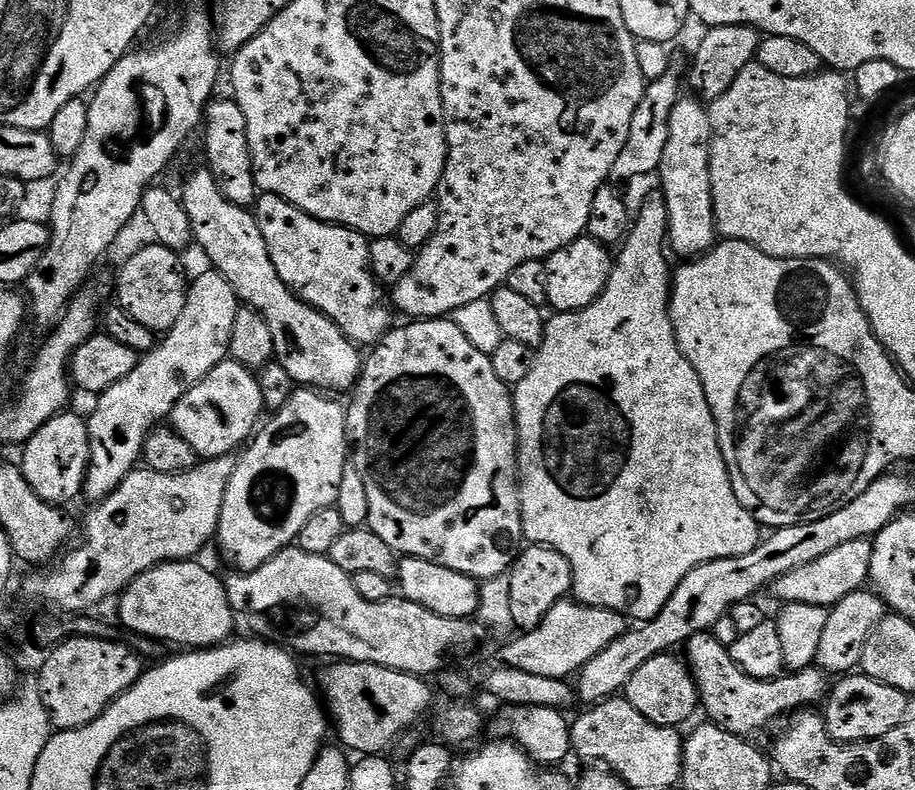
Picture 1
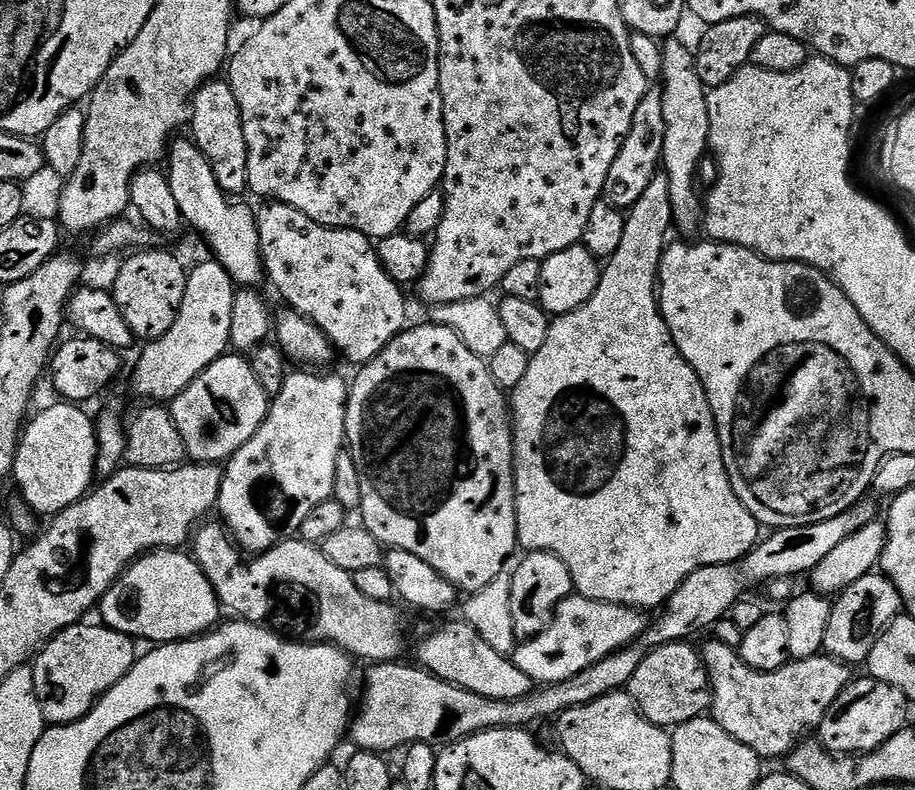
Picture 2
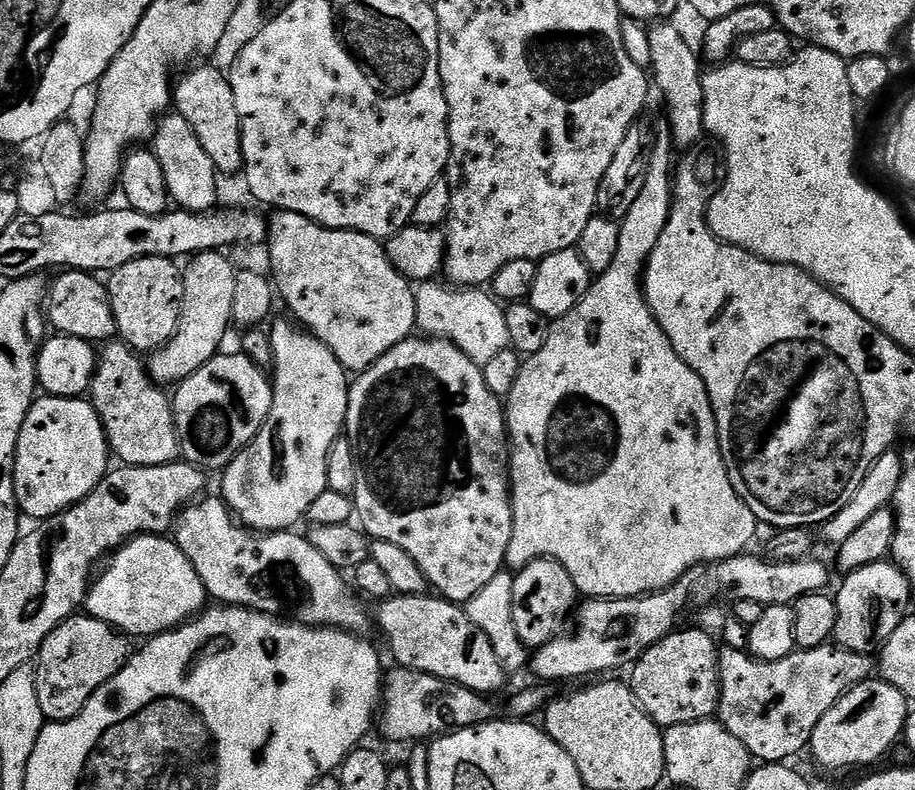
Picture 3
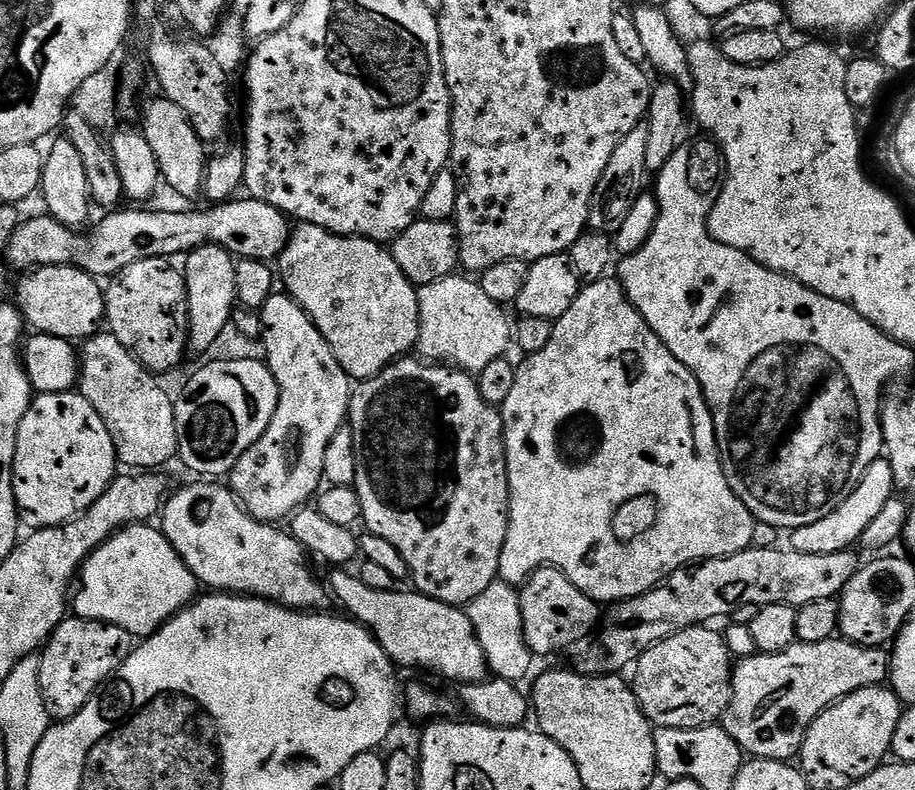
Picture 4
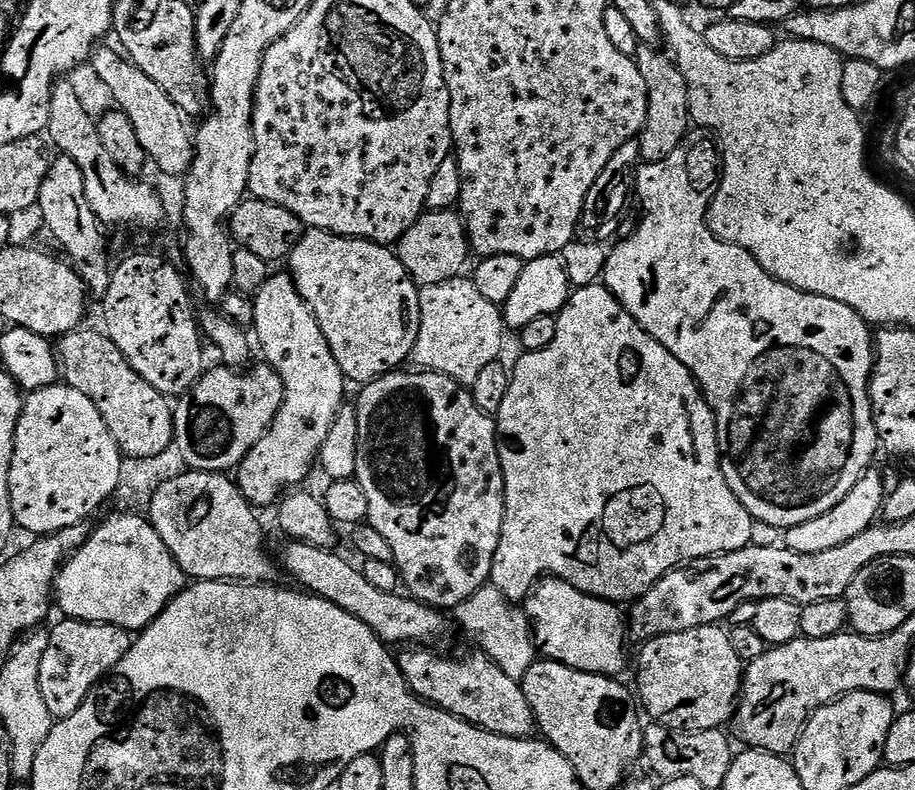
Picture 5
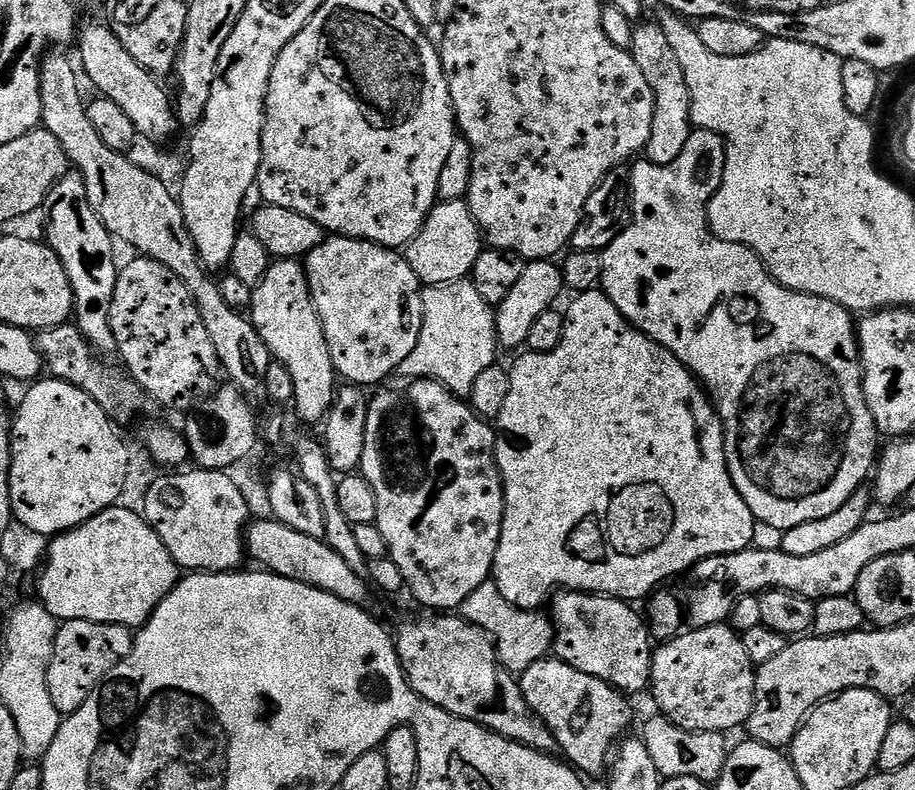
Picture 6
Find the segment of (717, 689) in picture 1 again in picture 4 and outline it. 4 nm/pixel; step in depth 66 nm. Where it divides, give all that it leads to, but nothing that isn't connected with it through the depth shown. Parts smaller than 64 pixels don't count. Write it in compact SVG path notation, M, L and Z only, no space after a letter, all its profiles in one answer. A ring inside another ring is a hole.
M833 638L826 642L814 642L813 644L794 643L786 650L781 652L761 652L757 655L746 658L745 660L736 660L732 670L732 701L727 712L724 713L722 727L728 731L730 738L734 738L734 742L738 742L741 752L749 757L758 760L782 760L791 761L793 758L799 757L800 747L806 738L808 728L820 717L829 706L835 704L842 696L849 696L863 688L875 688L883 685L890 676L890 656L883 647L879 648L863 648L861 644L855 644L843 638Z

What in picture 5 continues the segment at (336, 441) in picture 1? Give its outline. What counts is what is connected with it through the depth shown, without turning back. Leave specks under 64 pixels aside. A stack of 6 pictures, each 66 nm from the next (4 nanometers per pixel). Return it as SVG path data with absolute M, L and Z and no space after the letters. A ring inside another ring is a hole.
M269 275L262 290L255 293L254 301L255 343L256 340L260 343L260 348L264 351L265 358L268 359L265 360L267 367L274 369L284 384L284 404L272 420L268 433L248 451L246 458L234 472L234 479L240 485L242 495L253 506L261 506L260 504L273 503L272 505L275 505L289 490L303 485L300 483L311 474L312 467L314 469L317 467L320 448L326 442L326 436L330 434L330 426L334 426L334 418L346 404L344 400L346 378L318 326L312 307L302 298L291 275Z

